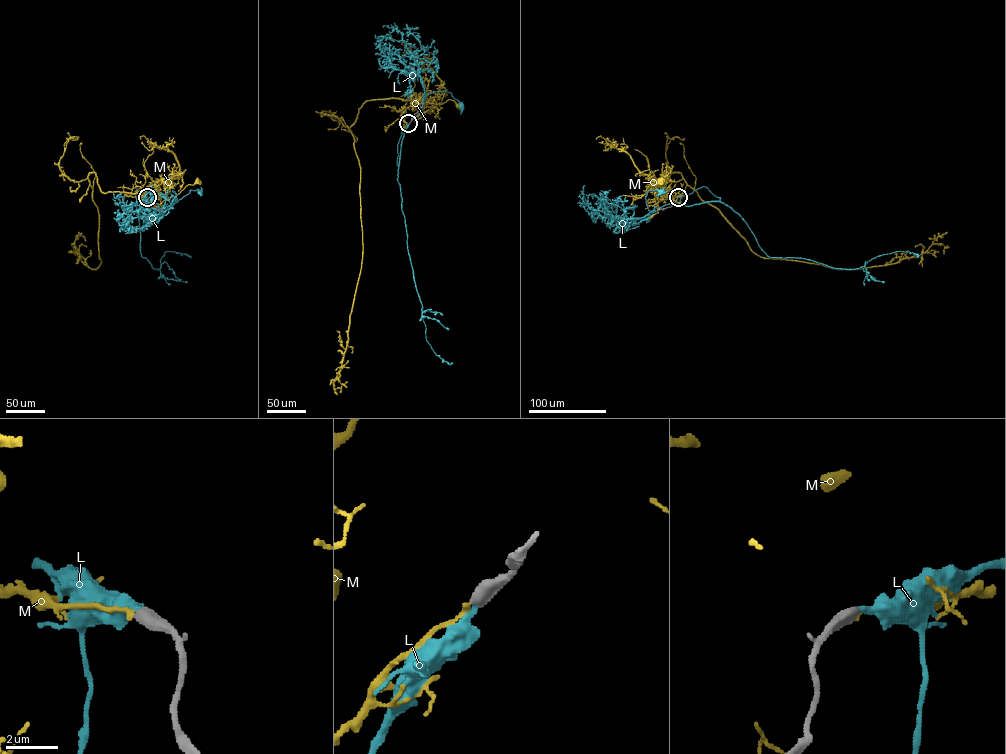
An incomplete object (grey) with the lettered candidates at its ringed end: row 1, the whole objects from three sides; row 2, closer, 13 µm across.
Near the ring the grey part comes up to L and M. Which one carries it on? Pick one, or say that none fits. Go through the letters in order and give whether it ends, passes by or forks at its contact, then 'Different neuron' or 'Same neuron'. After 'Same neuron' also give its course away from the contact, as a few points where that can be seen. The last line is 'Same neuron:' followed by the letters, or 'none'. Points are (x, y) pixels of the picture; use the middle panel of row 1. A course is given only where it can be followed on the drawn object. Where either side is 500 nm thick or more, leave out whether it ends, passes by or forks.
L: Same neuron. Its course: (409, 123), (397, 144), (397, 166), (404, 132), (420, 112), (424, 93), (451, 92), (461, 107)
M: Different neuron
Same neuron: L

